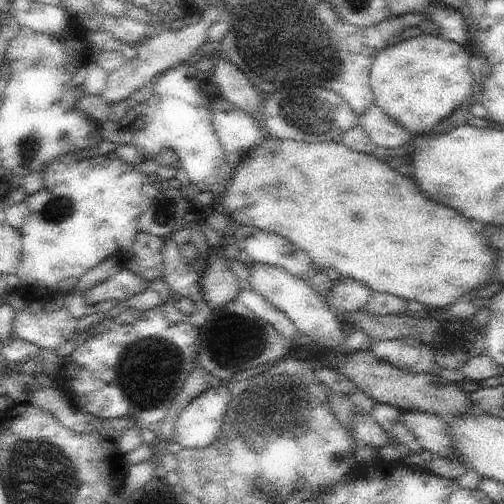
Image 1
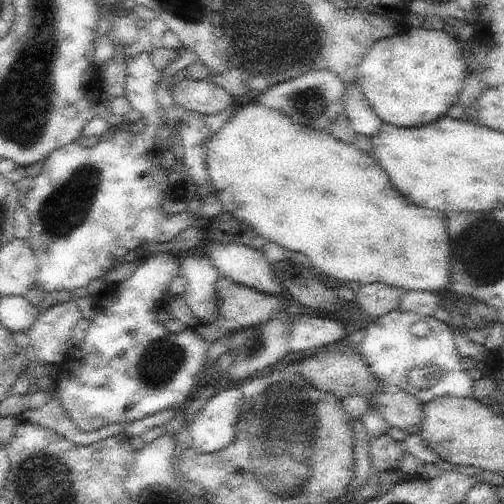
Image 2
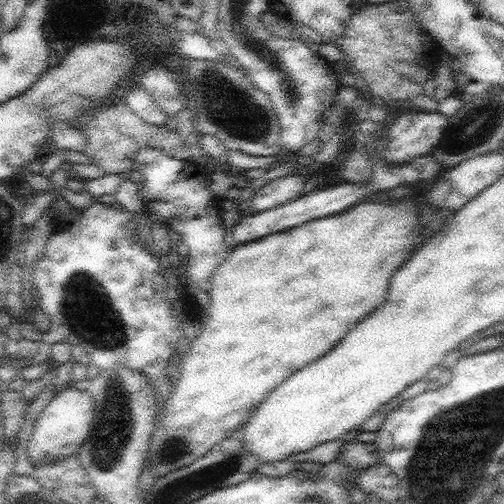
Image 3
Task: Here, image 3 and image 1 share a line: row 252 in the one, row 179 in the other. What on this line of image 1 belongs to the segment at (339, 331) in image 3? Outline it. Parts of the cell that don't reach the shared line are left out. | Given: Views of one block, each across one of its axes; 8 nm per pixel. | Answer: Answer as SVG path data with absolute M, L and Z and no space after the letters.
M265 132L265 138L261 140L261 144L247 150L245 158L231 170L231 178L229 178L225 194L221 196L221 204L227 212L233 228L235 226L253 226L263 232L273 232L273 234L285 236L293 246L297 246L309 254L309 258L313 262L313 270L323 272L327 268L335 268L343 278L353 278L353 280L369 286L373 290L373 294L375 292L393 294L393 296L401 296L405 300L421 302L429 308L441 308L441 306L447 308L447 306L455 304L459 298L463 298L463 300L475 298L475 294L477 294L475 290L487 290L487 288L481 288L481 284L485 284L491 278L491 274L495 274L495 266L499 262L499 254L495 254L495 250L491 250L491 242L487 242L483 224L477 224L477 222L465 218L463 214L457 214L455 210L451 210L445 204L425 198L425 194L421 192L419 184L413 178L407 178L407 176L395 172L389 164L379 160L375 154L353 152L351 148L345 148L345 144L335 144L335 142L307 144L307 142L299 142L299 140L279 140L277 136L269 136Z

